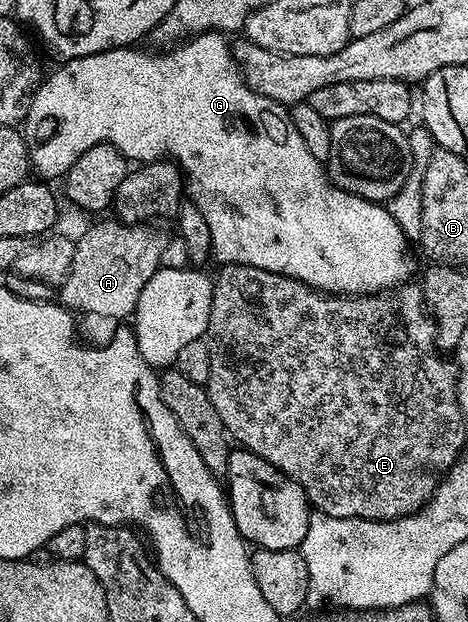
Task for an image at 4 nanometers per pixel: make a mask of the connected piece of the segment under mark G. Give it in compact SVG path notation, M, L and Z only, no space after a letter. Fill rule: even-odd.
M202 32L200 36L193 36L190 40L182 41L170 50L138 52L140 49L135 46L110 48L104 52L77 56L63 62L63 65L52 76L50 73L40 83L27 111L27 119L21 128L27 142L27 153L31 159L32 169L36 173L39 171L40 177L66 177L73 162L77 162L77 158L81 158L81 154L89 150L89 146L98 144L111 144L129 162L139 164L151 164L154 160L170 158L181 169L181 175L185 181L185 192L190 203L195 204L197 210L201 210L201 215L209 226L211 256L219 259L220 265L244 264L261 270L269 270L273 274L300 280L302 284L307 284L310 288L333 296L372 296L375 292L386 292L398 288L410 277L407 275L411 272L411 256L407 253L408 236L382 203L354 196L333 183L331 177L327 175L326 167L320 160L313 158L305 142L301 142L301 134L297 134L290 115L284 114L284 105L257 94L243 81L243 73L239 71L239 66L235 63L232 45L230 43L227 45L227 40L228 37L221 32Z

